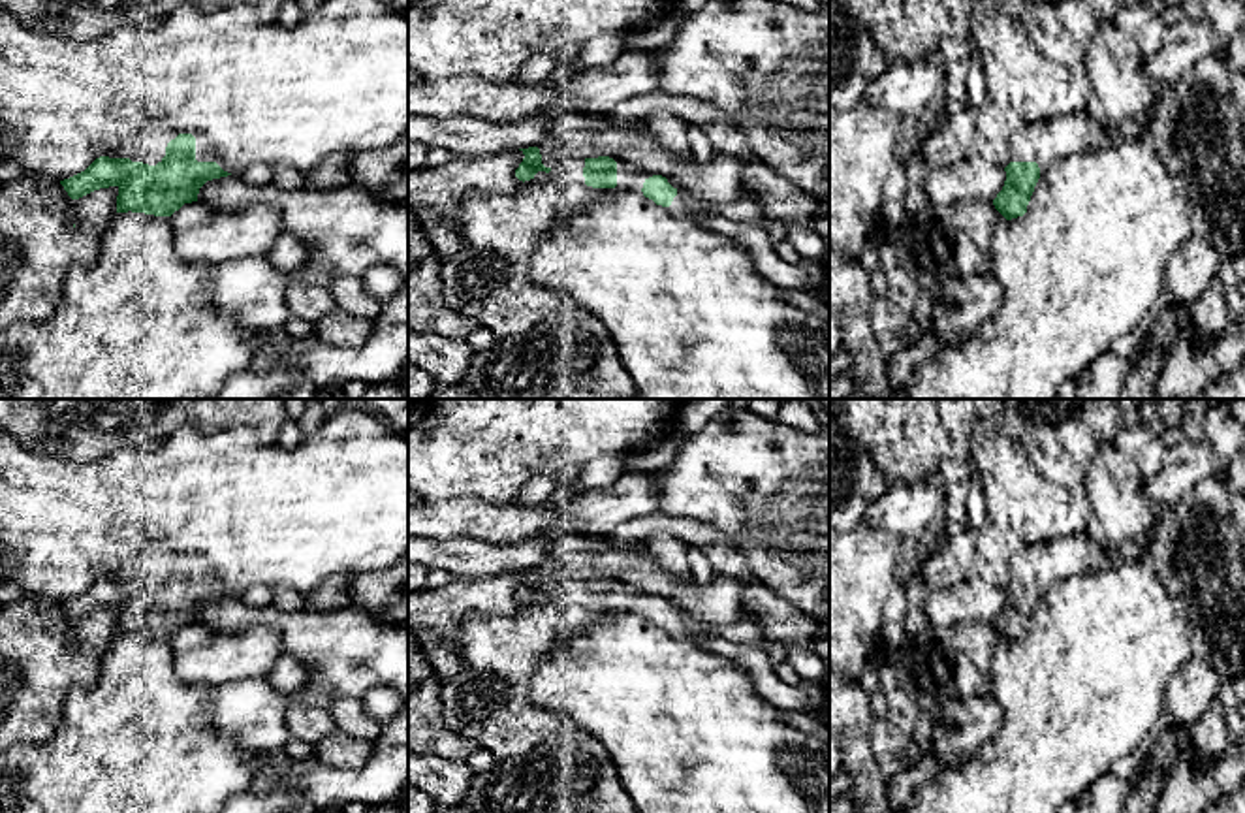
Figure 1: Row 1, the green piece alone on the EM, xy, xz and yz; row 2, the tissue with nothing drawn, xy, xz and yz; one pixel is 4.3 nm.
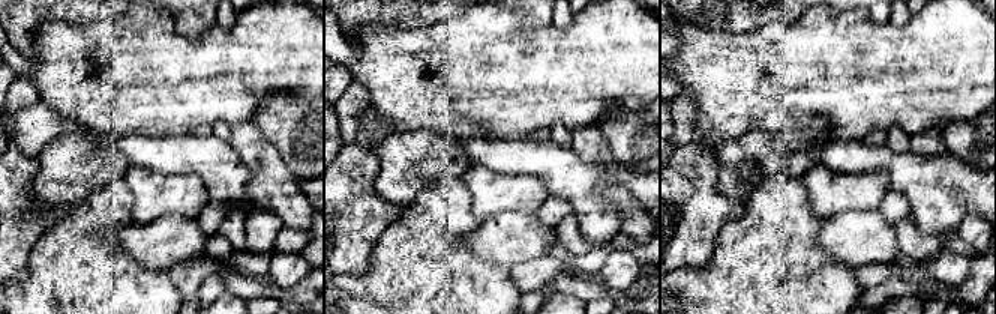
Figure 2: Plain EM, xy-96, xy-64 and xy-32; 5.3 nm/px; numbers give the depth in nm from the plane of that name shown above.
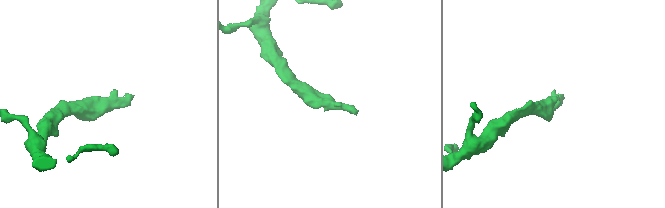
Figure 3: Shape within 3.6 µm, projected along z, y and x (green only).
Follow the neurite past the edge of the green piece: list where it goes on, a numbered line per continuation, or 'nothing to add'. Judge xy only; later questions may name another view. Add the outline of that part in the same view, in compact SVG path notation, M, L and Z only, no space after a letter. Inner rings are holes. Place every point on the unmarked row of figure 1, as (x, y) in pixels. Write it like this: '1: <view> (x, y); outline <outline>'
1: xy (149, 565); outline M149 546L141 550L132 559L130 582L156 587L165 578L167 565L175 561L179 555L188 555L188 553L167 553L160 550L158 546Z

